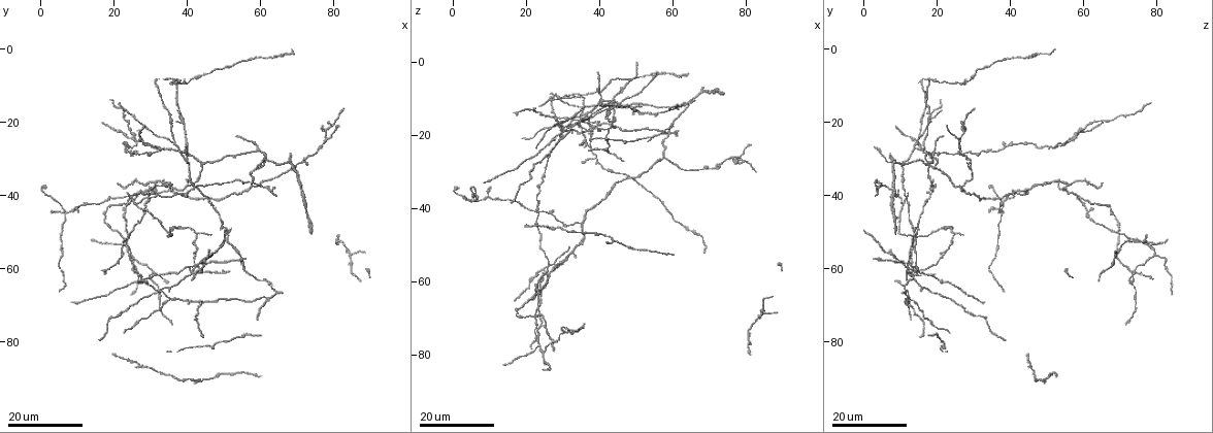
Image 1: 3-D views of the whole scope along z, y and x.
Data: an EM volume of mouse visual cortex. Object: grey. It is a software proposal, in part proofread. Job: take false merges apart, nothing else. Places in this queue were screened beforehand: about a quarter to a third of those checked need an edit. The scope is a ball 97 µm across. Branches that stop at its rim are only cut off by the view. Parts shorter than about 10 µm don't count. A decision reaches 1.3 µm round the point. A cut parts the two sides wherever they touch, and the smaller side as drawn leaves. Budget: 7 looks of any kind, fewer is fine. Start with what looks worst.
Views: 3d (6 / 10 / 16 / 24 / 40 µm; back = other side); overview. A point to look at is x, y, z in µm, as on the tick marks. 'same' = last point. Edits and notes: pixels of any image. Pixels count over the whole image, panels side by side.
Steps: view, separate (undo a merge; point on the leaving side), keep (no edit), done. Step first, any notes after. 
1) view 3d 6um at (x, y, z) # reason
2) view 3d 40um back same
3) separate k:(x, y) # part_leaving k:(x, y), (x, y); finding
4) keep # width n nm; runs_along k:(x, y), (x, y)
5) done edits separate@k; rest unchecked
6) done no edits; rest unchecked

view 3d 24um at (35.0, 38.5, 44.5) # branch point

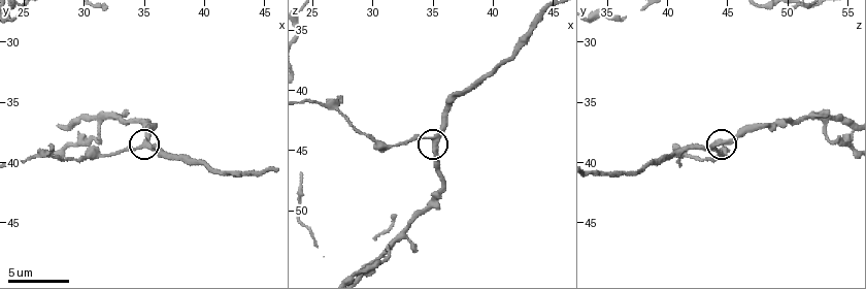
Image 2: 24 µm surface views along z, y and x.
view 3d 6um at (34.8, 38.6, 44.0)

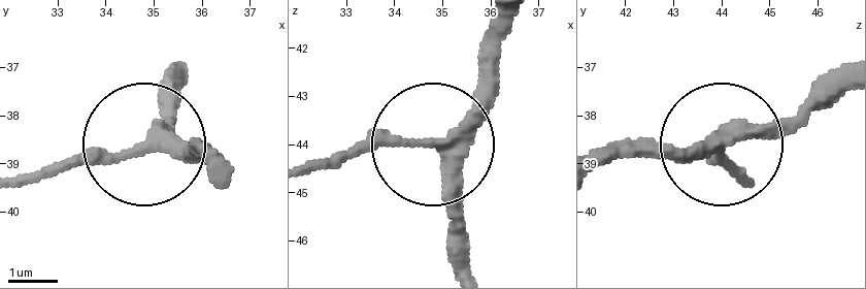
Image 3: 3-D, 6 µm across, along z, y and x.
keep # runs_along 3:(513, 23), (485, 96), (452, 133), (321, 158); all the same cell

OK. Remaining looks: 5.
view 3d 6um at (31.4, 36.6, 53.4) # two arms in line, one across

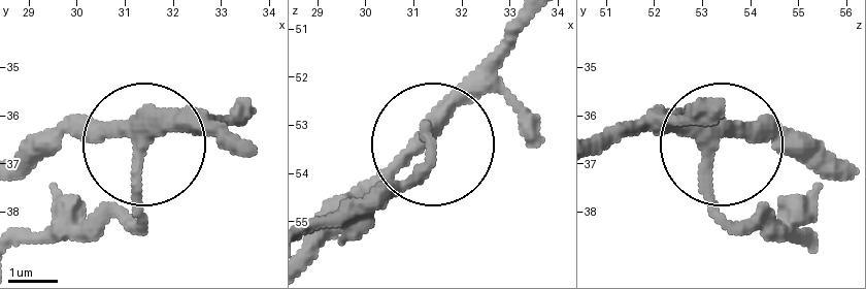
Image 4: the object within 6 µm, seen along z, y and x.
keep # width 310 nm; runs_along 4:(603, 140), (796, 132); one cell here

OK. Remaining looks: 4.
view 3d 24um at (23.0, 44.0, 61.0)

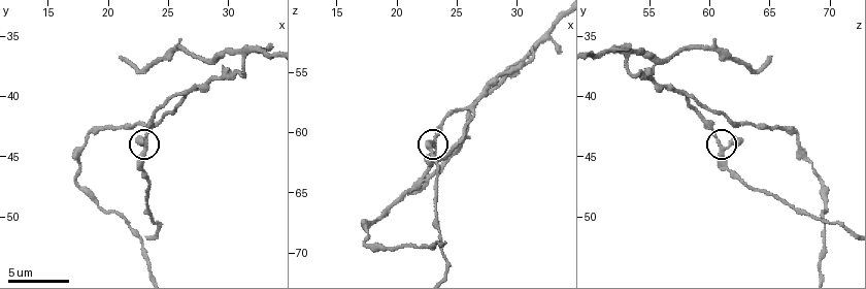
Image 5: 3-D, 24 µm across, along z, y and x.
view 3d 6um at (23.2, 44.2, 61.0)

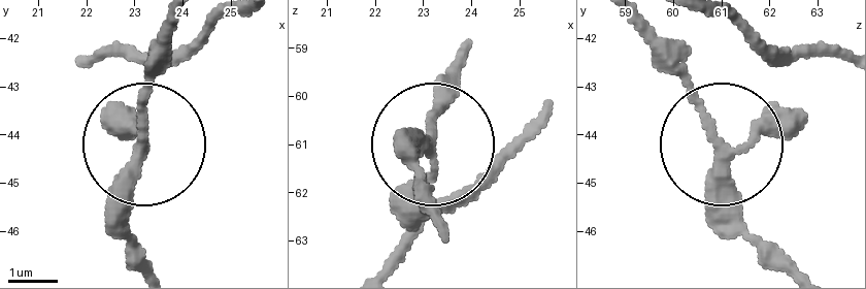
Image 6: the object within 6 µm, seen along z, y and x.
keep # width 260 nm; runs_along 6:(472, 42), (431, 120), (419, 178); continuous, no second cell

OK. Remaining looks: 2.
view 3d 24um at (39.5, 28.0, 17.0) # three arms meet

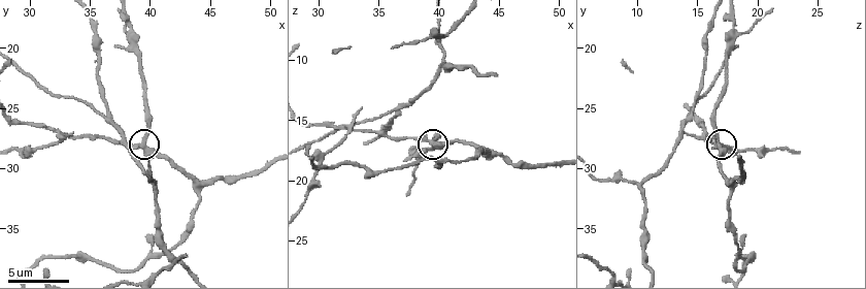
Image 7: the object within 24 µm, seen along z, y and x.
view 3d 6um at (39.6, 27.8, 16.8) # zoom in

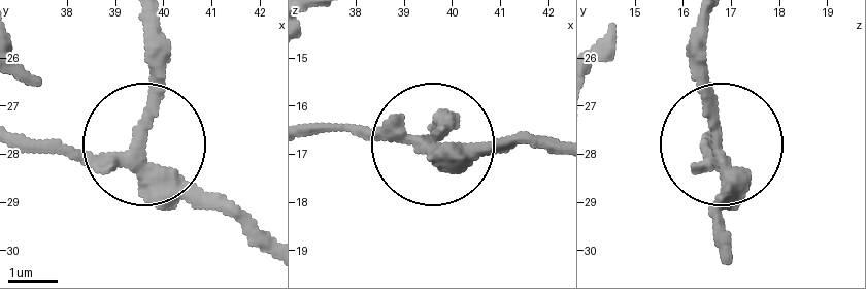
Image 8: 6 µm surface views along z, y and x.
keep # arms 3; all the same cell

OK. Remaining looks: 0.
done no edits; rest unchecked

